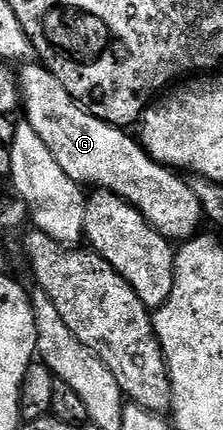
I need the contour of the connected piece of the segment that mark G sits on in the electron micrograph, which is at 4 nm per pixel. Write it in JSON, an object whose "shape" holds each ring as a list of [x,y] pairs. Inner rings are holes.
{"shape":[[[24,64],[17,78],[21,109],[24,114],[27,112],[26,124],[41,135],[45,147],[53,151],[53,159],[61,163],[61,171],[65,171],[69,179],[125,199],[172,243],[189,241],[200,232],[199,224],[204,224],[205,218],[190,180],[184,180],[176,170],[152,159],[142,144],[132,134],[132,138],[127,134],[130,132],[126,128],[105,123],[82,105],[75,104],[65,87],[61,87],[59,80],[42,64]]]}

